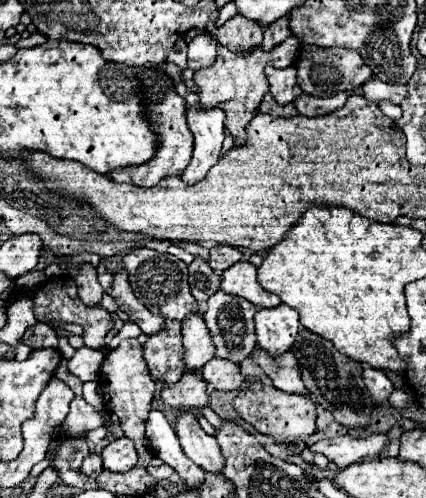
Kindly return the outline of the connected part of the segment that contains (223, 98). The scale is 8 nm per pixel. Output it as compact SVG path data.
M288 36L284 44L278 44L268 52L260 46L250 48L248 52L232 52L230 48L220 48L216 64L194 72L194 82L200 88L200 104L204 108L222 108L226 112L226 128L234 136L234 142L244 144L244 128L248 120L252 120L252 116L256 114L262 96L268 92L268 78L264 74L266 64L272 64L274 68L292 66L298 52L300 42L296 36Z

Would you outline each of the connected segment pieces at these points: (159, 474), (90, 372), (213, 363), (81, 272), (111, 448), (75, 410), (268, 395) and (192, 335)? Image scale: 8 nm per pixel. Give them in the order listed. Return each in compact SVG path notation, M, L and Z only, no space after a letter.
M154 458L154 460L148 464L148 472L150 472L156 480L164 480L164 478L170 478L170 476L172 476L174 468L168 466L168 464L164 464L160 458Z
M78 348L74 356L68 362L68 370L76 374L80 380L96 380L100 376L100 366L102 366L104 354L94 348Z
M212 358L202 370L202 378L218 390L238 390L244 382L240 366L224 358Z
M90 262L78 264L76 268L78 268L78 272L76 272L72 278L74 278L76 286L78 286L78 296L80 296L80 300L82 300L86 306L98 306L104 290L102 290L102 286L100 286L100 282L98 282L96 268L94 268Z
M126 436L114 440L102 450L102 460L104 460L104 468L110 472L128 472L138 462L134 442Z
M74 398L70 404L70 412L62 424L62 432L66 436L76 436L82 430L94 430L102 426L102 416L90 406L84 398Z
M256 382L256 384L240 390L238 396L234 398L234 408L258 432L276 436L280 440L288 440L288 442L306 440L316 430L316 404L306 394L280 392L272 384Z
M200 312L188 314L188 318L182 324L182 334L184 334L184 350L186 350L184 352L186 368L188 370L202 368L216 352L204 316Z

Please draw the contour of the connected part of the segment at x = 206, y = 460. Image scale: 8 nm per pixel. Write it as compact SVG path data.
M178 412L176 418L176 436L184 454L198 464L202 470L220 472L224 458L220 456L220 446L216 444L214 436L208 436L202 426L198 424L192 412Z

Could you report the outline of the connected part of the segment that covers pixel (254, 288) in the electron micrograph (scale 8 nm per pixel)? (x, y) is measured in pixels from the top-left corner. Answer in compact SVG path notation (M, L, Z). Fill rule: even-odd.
M236 262L232 264L228 270L224 270L222 274L222 284L220 290L246 298L252 304L260 306L260 308L272 308L280 304L280 298L272 292L266 292L258 280L256 280L256 266L252 266L250 262Z

